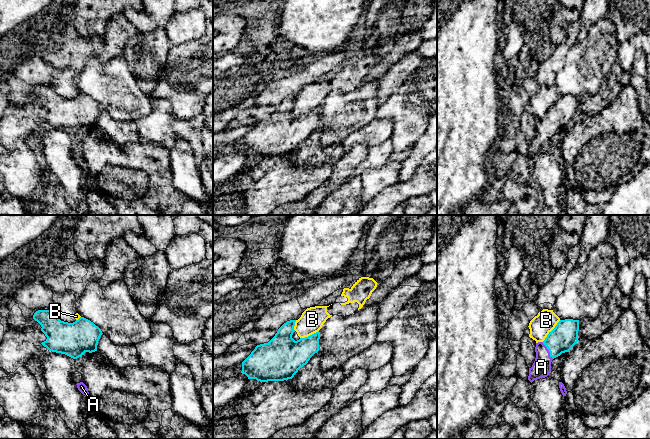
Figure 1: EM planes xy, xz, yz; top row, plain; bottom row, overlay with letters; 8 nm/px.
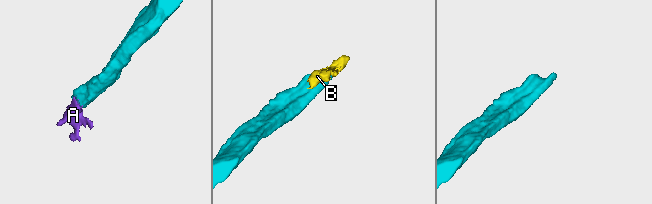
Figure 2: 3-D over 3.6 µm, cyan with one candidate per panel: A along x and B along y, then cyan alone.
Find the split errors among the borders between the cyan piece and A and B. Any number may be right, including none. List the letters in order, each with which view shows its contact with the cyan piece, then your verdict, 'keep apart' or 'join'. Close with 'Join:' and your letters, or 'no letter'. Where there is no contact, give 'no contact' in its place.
A: meets cyan in yz; join
B: meets cyan in yz; keep apart
Join: A

